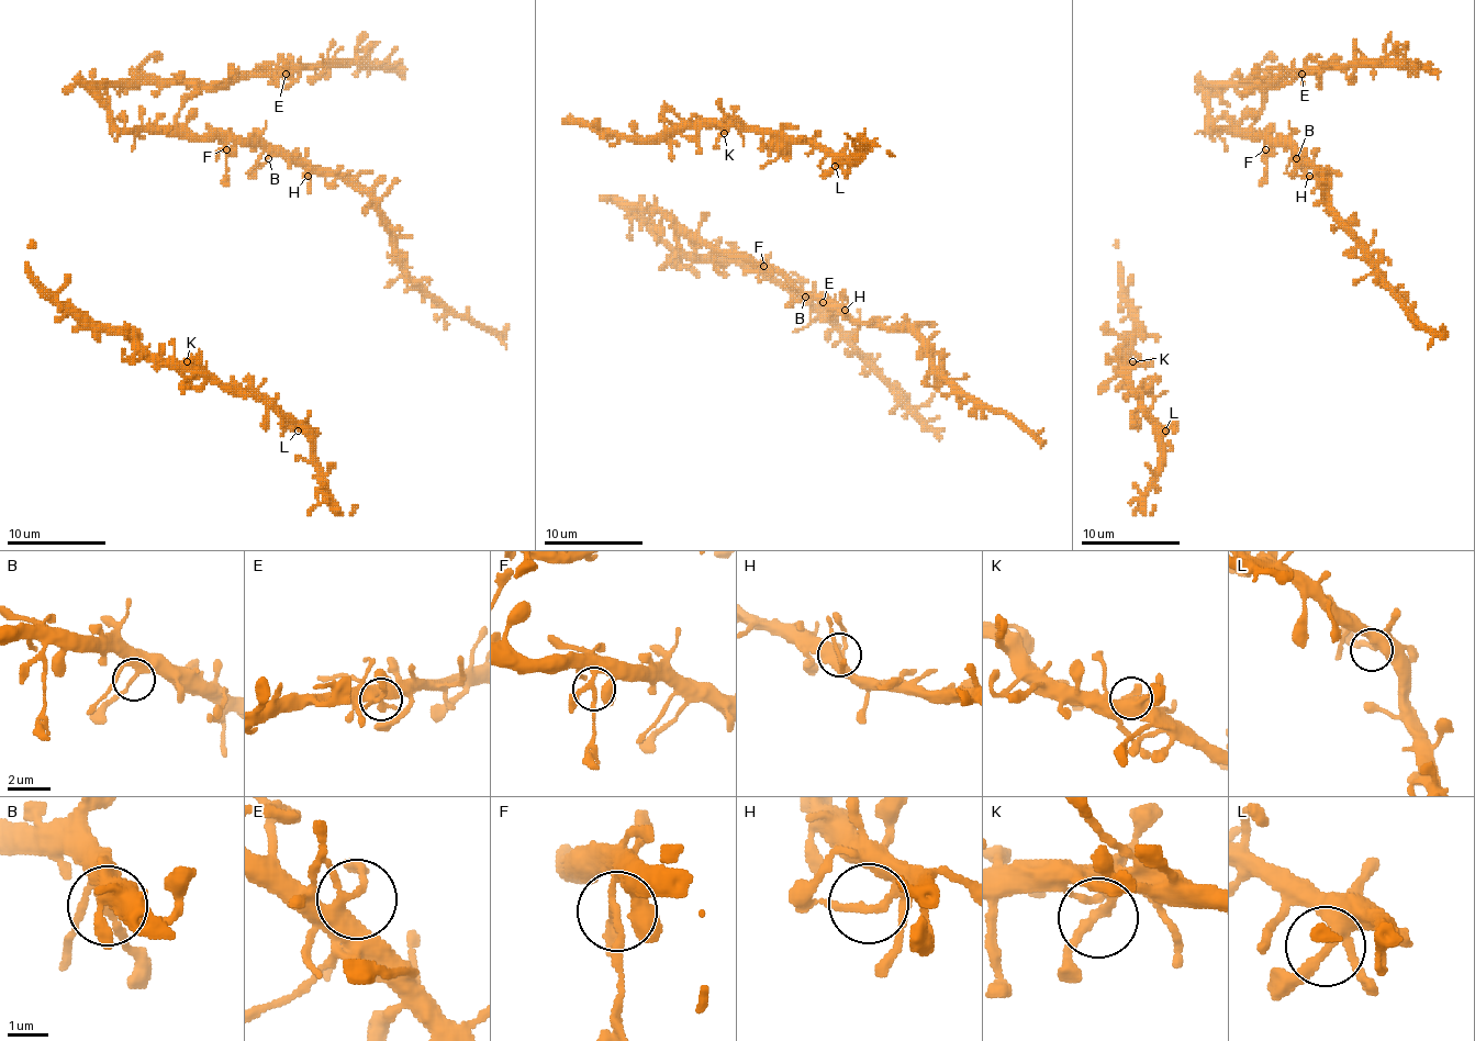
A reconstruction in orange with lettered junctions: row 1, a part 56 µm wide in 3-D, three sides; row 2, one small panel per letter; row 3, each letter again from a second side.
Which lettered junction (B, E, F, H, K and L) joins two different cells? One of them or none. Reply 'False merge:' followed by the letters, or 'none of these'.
False merge: F

